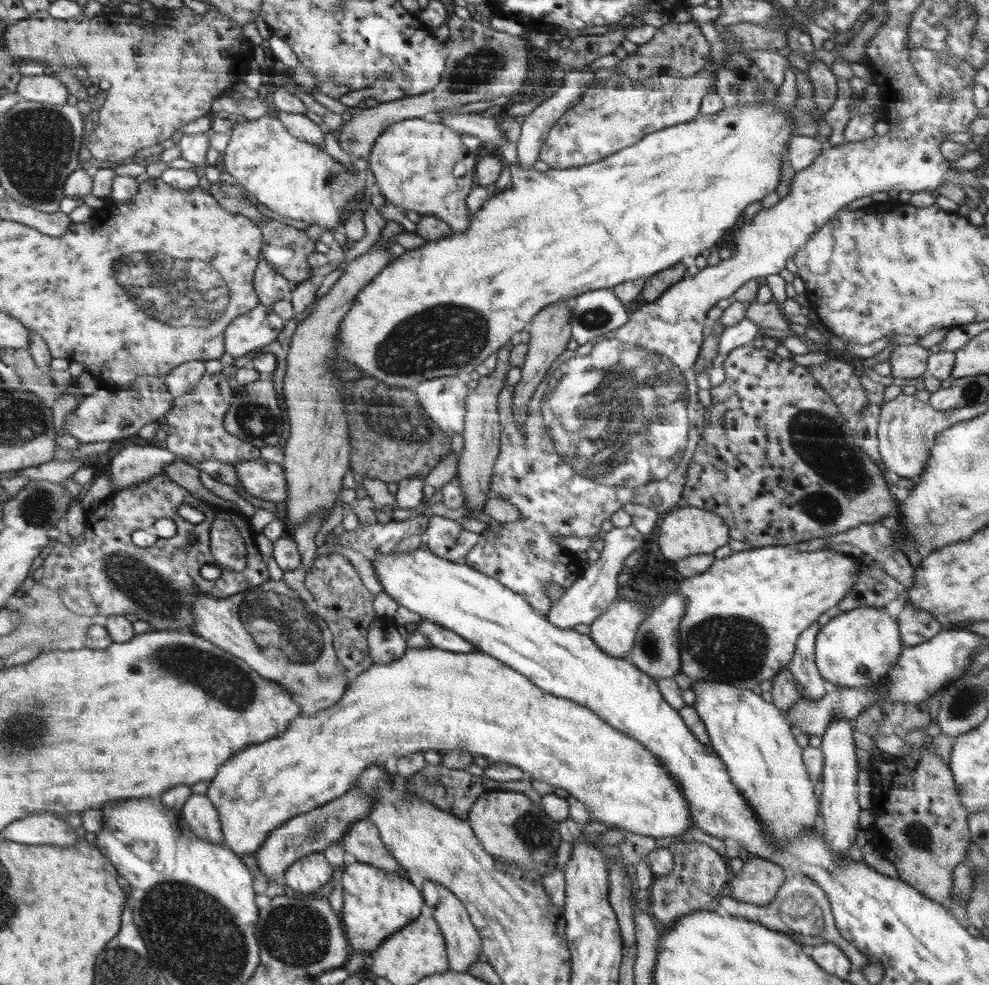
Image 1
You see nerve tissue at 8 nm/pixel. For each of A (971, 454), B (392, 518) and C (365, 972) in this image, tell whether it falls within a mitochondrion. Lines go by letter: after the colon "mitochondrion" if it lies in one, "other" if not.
A: other
B: other
C: other

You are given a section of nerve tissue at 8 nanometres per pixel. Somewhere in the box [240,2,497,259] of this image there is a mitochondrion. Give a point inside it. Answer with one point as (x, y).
(333, 179)

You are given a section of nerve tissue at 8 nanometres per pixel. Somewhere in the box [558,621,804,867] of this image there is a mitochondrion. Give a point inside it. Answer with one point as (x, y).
(651, 644)

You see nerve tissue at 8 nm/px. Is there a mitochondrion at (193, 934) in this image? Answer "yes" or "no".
yes

